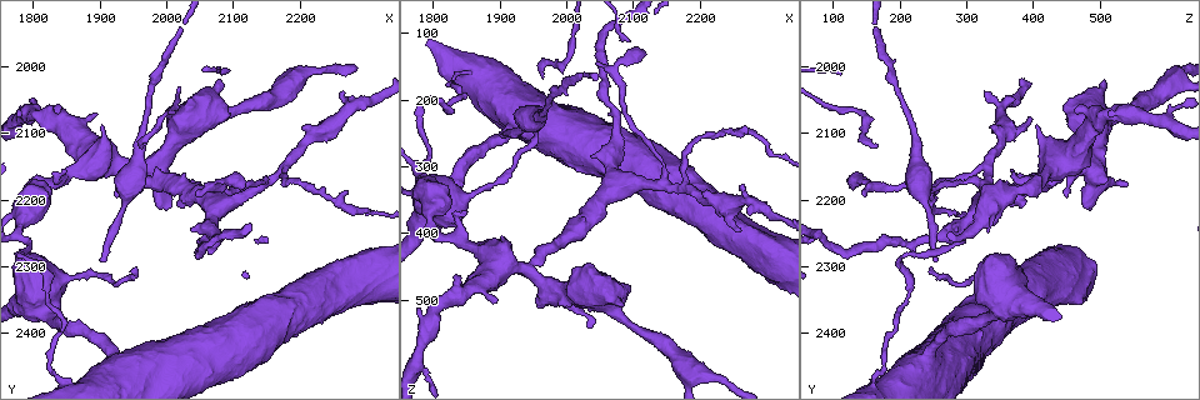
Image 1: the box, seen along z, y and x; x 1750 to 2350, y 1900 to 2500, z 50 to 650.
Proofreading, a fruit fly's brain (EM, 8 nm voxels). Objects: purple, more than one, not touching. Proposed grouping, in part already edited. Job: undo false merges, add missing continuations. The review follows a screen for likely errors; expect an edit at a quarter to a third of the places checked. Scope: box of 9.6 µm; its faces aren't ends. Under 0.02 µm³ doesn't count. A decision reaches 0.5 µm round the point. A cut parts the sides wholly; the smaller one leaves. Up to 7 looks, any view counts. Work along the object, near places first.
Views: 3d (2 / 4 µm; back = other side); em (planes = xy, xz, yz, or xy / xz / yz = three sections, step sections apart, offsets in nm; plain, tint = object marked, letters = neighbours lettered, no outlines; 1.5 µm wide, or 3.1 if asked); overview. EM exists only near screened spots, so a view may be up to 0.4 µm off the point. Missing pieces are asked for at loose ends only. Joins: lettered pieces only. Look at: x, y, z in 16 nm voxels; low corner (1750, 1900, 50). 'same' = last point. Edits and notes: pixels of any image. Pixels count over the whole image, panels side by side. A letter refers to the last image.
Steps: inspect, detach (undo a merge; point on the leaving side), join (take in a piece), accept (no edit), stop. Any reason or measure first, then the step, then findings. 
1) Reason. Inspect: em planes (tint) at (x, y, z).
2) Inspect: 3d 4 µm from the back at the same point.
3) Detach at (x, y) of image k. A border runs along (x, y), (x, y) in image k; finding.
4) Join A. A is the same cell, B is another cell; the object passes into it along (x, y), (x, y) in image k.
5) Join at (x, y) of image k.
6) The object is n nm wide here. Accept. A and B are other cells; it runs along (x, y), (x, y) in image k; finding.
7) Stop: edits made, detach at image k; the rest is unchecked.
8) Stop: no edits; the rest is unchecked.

Branch stops here. Inspect: em planes (tint) at (2115, 2180, 130).

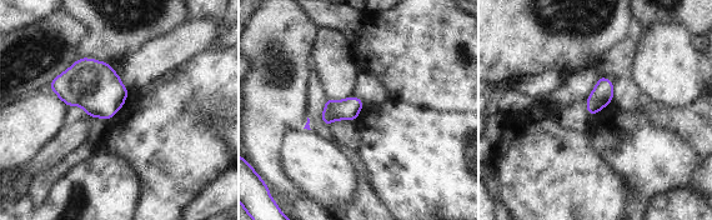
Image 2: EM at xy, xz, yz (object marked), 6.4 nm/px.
Inspect: em planes (letters) at the same point.

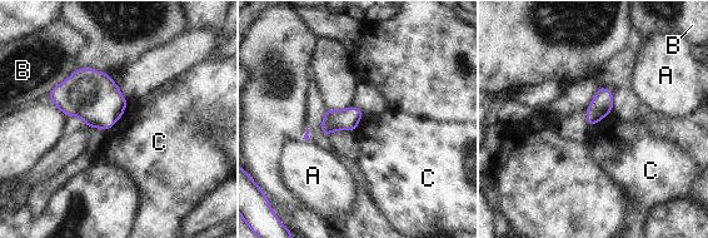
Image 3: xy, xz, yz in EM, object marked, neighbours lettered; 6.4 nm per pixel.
Accept. A, B and C are other cells; a border runs along (129, 103), (123, 114), (105, 130) in image 3; no lettered piece goes on from it.

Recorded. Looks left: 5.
Branch point. Inspect: em xz step 4 (letters) at (2150, 2175, 330).

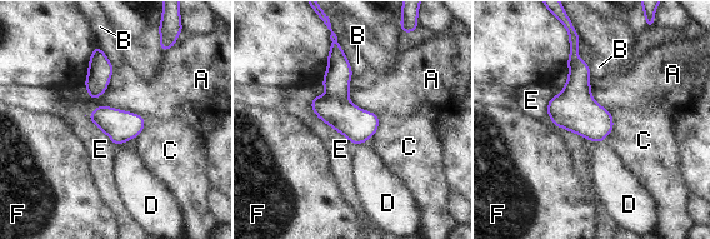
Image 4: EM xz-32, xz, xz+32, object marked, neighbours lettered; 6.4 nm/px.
Accept. A, B, C, D, E and F are other cells; a border runs along (551, 96), (550, 120), (588, 139) in image 4; one neuron here.

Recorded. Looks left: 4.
Inspect: em planes (tint) at (1905, 2295, 255).

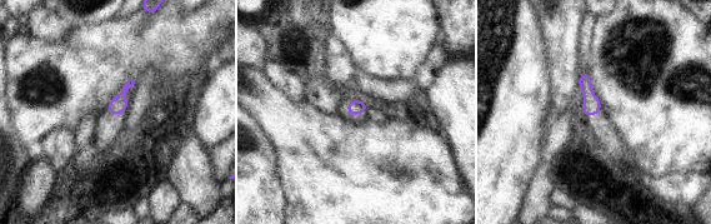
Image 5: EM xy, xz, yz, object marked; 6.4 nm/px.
What lies round it. Inspect: em planes (letters) at the same point.

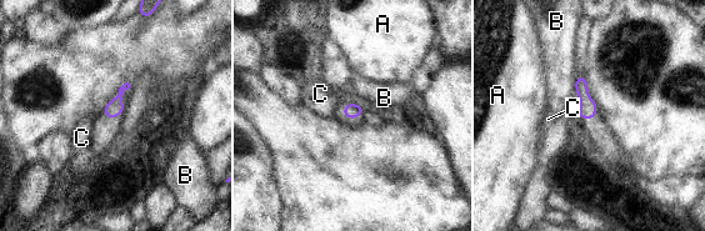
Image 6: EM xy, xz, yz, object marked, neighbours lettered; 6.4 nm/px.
The longest contact is with B, 110 nm. Accept. A, B and C are other cells; a border runs along (344, 109), (341, 114) in image 6; no lettered piece goes on from it.

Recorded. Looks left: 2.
Stop: no edits; the rest is unchecked.

